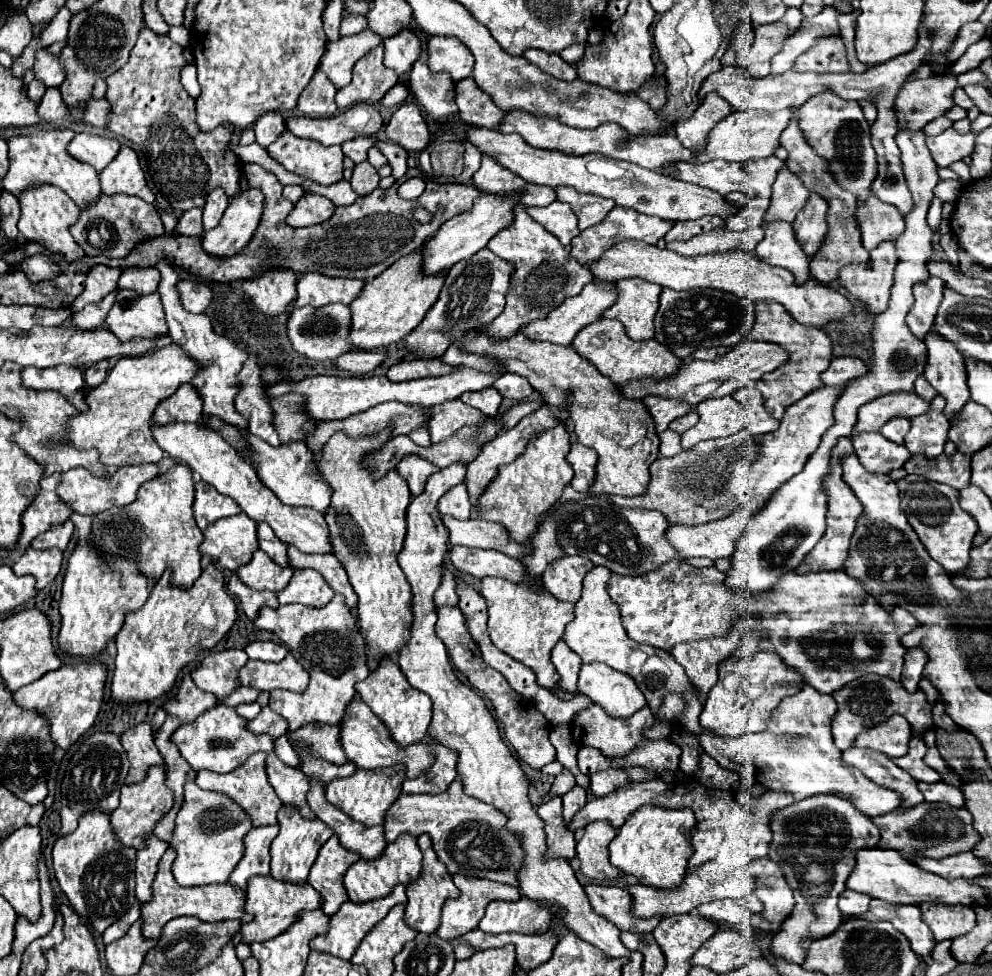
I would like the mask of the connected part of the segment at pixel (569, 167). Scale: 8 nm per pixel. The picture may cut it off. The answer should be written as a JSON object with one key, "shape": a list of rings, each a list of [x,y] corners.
{"shape":[[[473,127],[467,133],[467,139],[477,145],[479,151],[493,155],[503,167],[517,173],[529,183],[541,183],[549,187],[557,185],[569,185],[581,193],[593,193],[599,197],[613,199],[621,207],[635,209],[645,215],[655,215],[667,221],[687,221],[687,219],[699,219],[705,215],[721,215],[729,217],[737,209],[727,205],[721,195],[715,191],[695,187],[693,183],[685,183],[679,179],[669,179],[667,175],[661,175],[657,171],[641,169],[635,163],[625,163],[617,159],[609,159],[603,155],[561,155],[561,151],[541,151],[537,147],[531,147],[521,139],[521,135],[501,135],[499,131],[485,129],[485,127]]]}

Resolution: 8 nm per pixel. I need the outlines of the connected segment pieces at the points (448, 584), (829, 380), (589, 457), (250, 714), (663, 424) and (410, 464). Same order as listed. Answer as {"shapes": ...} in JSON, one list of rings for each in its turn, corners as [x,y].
{"shapes":[[[[443,565],[443,583],[439,585],[439,591],[435,593],[435,605],[437,609],[441,609],[449,605],[457,607],[457,603],[459,603],[459,597],[455,593],[455,575]]],[[[835,357],[829,369],[821,375],[825,385],[841,385],[851,379],[863,377],[867,373],[867,365],[859,357]]],[[[573,441],[571,449],[567,453],[567,463],[575,471],[571,487],[579,493],[589,493],[589,485],[593,483],[593,475],[595,475],[597,453],[593,449],[581,445],[579,441]]],[[[255,701],[255,703],[247,703],[247,705],[239,705],[237,707],[237,713],[241,715],[241,717],[245,717],[245,719],[255,719],[259,713],[261,713],[261,705]]],[[[645,397],[643,399],[647,411],[651,413],[655,421],[655,431],[661,433],[669,427],[669,423],[677,417],[687,415],[693,407],[685,401],[675,401],[675,399],[663,399],[663,397]]],[[[405,457],[399,465],[397,465],[397,473],[407,481],[411,495],[419,495],[425,487],[425,481],[429,475],[437,473],[439,467],[431,465],[429,461],[421,459],[421,457]]]]}

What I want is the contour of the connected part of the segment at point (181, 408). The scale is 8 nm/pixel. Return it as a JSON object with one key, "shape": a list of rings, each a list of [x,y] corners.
{"shape":[[[183,383],[171,397],[163,399],[155,413],[153,421],[155,423],[173,423],[173,421],[187,421],[187,423],[197,423],[203,411],[203,399],[199,391],[191,383]]]}

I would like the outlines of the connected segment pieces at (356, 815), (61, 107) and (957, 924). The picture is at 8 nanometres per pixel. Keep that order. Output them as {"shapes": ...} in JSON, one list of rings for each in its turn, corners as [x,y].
{"shapes":[[[[397,763],[391,769],[369,769],[369,771],[357,769],[351,777],[333,779],[333,783],[327,785],[325,797],[331,805],[339,807],[345,815],[359,821],[361,825],[375,827],[375,825],[383,825],[389,807],[401,795],[401,783],[403,781],[405,781],[405,767],[401,763]]],[[[50,87],[40,101],[37,108],[37,115],[46,122],[53,121],[70,121],[78,123],[69,117],[69,109],[65,105],[62,95],[57,87]]],[[[925,903],[919,907],[923,909],[923,921],[929,925],[937,941],[955,939],[975,927],[975,911],[971,905]]]]}

